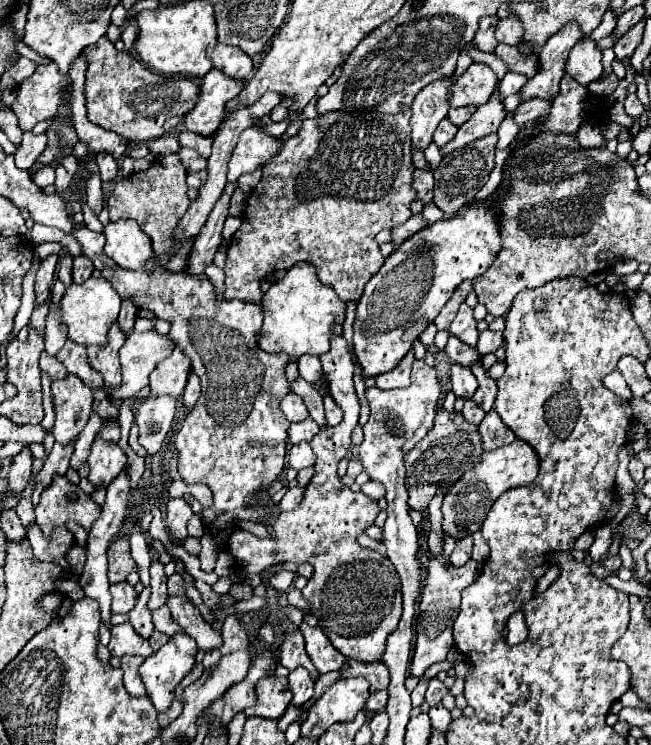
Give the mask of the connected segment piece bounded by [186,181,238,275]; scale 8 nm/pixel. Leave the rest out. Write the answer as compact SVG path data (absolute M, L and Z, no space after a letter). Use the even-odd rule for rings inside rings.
M230 181L226 183L216 207L208 215L206 225L194 239L190 255L188 255L188 263L186 263L190 275L200 275L206 269L206 265L212 263L212 257L214 257L218 245L222 243L222 225L224 225L224 219L228 217L230 197L236 187L238 187L238 183L230 183Z

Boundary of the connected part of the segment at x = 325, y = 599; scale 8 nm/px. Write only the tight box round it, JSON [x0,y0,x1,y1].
[230,335,402,663]

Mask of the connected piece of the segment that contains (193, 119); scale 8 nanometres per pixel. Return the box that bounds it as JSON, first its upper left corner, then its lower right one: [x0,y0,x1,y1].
[186,69,244,135]

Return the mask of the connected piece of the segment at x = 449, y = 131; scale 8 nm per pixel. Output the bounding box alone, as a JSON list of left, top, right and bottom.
[432,119,458,149]

